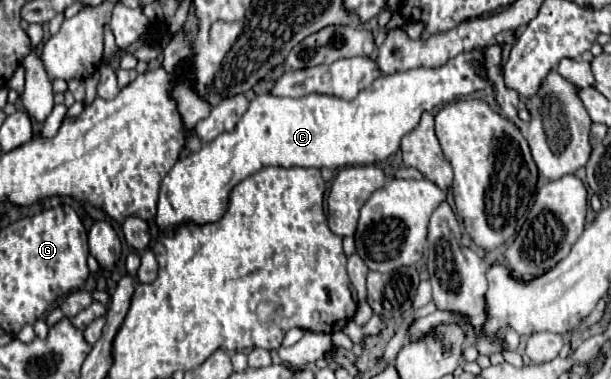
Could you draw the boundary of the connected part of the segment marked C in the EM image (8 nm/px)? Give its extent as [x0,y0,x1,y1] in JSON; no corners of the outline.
[157,48,491,234]

